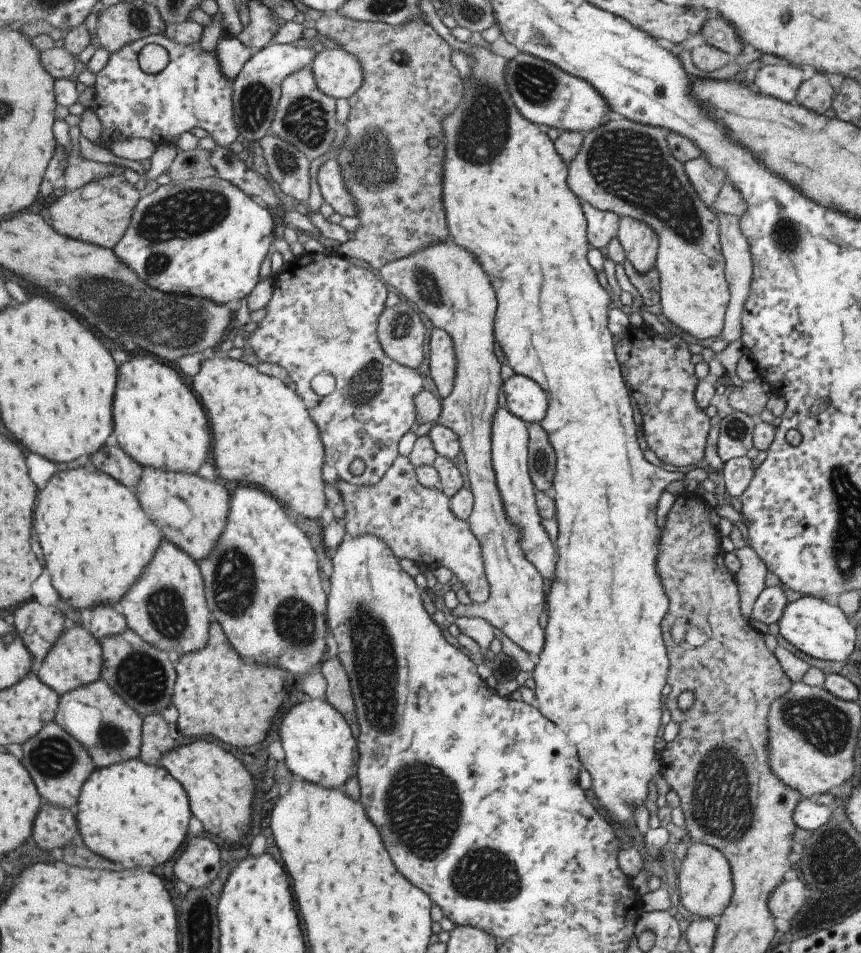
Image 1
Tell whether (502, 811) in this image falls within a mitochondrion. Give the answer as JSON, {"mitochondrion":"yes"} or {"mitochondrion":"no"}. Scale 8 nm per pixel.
{"mitochondrion":"no"}

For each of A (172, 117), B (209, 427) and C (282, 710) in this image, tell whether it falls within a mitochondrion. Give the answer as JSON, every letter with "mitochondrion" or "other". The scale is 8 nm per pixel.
{"A":"other","B":"other","C":"other"}

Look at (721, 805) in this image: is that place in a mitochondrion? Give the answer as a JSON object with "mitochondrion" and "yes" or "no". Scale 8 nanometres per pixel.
{"mitochondrion":"yes"}

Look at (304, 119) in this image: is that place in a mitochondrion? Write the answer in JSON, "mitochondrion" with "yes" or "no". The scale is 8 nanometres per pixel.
{"mitochondrion":"yes"}

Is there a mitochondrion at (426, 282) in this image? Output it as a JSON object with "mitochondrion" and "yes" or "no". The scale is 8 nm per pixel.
{"mitochondrion":"yes"}

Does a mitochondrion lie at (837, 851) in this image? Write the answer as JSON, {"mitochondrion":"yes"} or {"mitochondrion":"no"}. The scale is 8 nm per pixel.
{"mitochondrion":"yes"}

